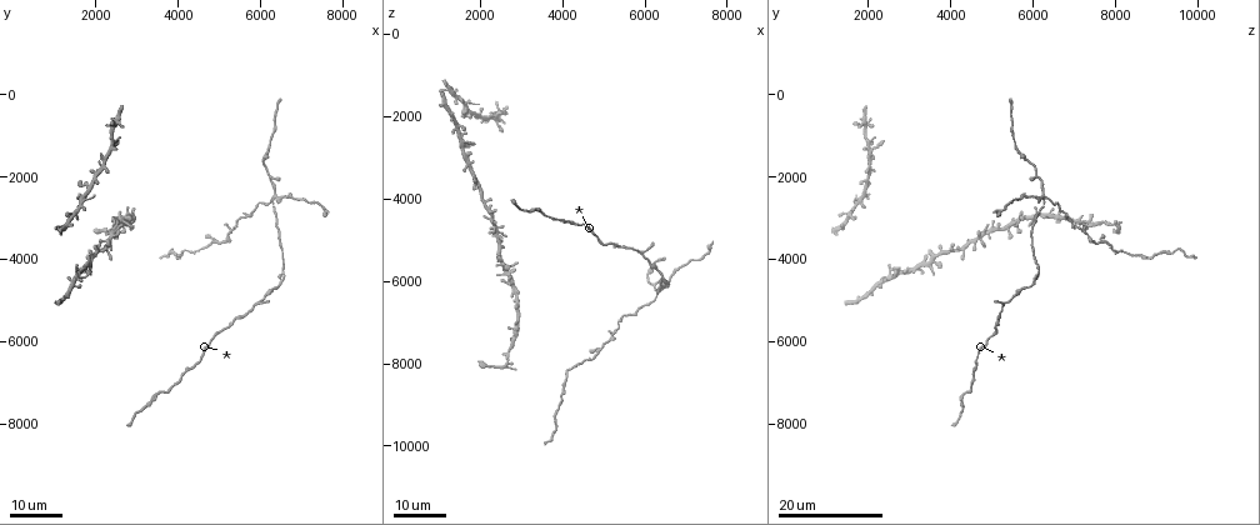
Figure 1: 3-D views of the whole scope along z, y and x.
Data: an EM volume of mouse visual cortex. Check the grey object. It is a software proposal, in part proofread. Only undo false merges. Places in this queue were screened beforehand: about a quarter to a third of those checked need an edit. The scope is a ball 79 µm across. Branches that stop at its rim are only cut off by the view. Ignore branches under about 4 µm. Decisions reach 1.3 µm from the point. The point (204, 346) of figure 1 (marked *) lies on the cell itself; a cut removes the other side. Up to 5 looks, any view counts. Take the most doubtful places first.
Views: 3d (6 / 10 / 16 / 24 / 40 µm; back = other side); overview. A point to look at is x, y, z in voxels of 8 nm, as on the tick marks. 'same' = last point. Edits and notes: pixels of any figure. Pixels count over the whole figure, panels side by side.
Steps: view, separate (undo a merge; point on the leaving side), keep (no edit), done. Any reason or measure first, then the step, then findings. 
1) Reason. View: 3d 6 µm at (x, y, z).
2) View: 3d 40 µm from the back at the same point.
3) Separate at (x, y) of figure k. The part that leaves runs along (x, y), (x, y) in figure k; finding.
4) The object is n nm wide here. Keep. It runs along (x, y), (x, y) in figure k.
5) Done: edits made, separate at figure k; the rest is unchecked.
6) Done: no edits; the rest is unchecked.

Four or more arms meet. View: 3d 16 µm at (6250, 2500, 6350).

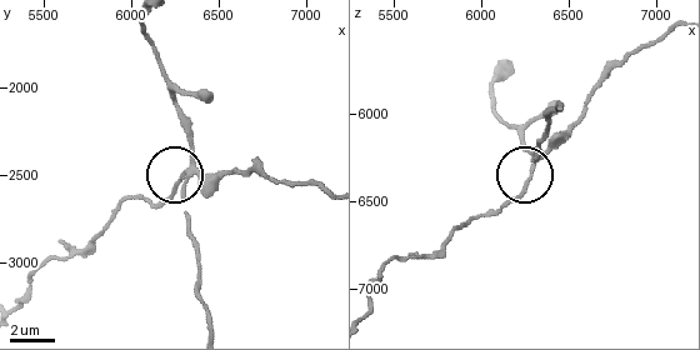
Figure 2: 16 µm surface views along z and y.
View: 3d 6 µm at (6280, 2520, 6320).

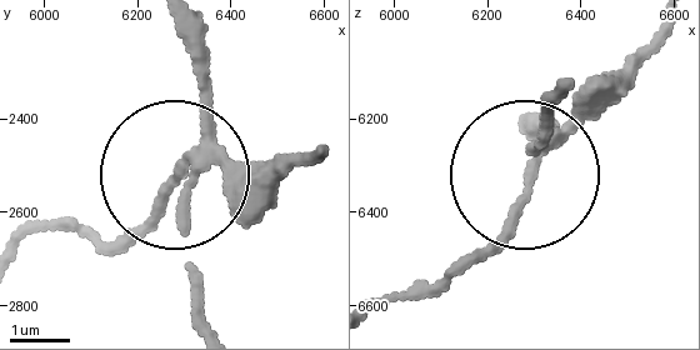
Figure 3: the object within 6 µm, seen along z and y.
The object is 180 nm wide here. Separate at (260, 184) of figure 3. A second cell is stuck on.

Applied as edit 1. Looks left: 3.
See it whole again. View: overview.

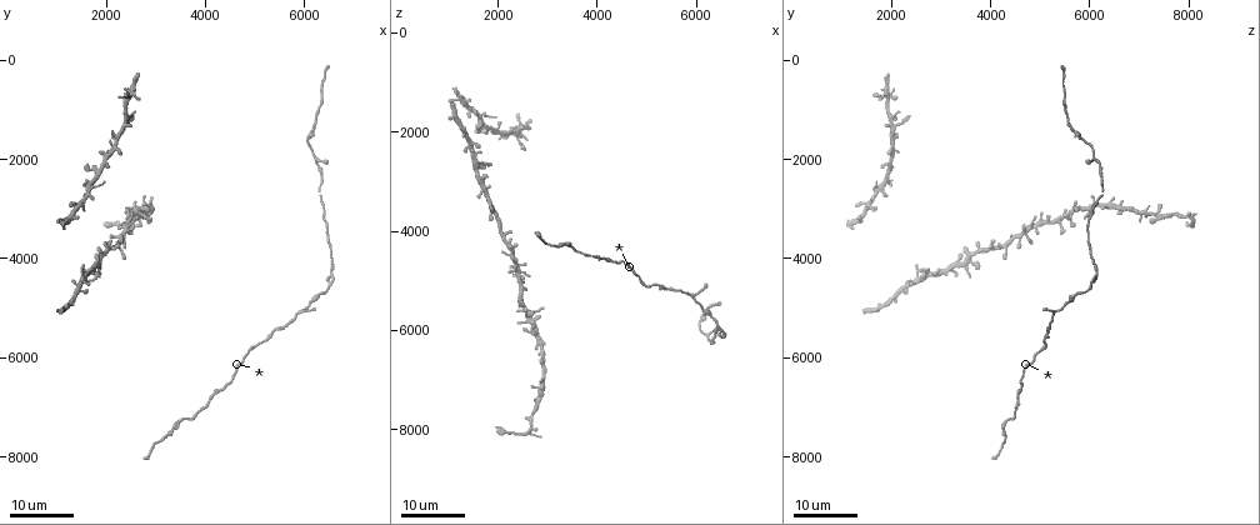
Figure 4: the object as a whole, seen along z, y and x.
Three arms meet. View: 3d 24 µm at (1450, 2950, 1550).

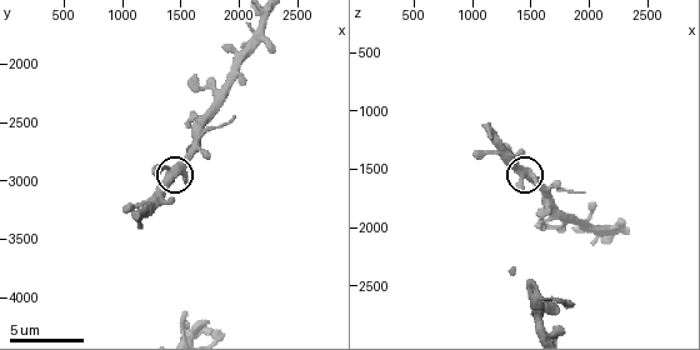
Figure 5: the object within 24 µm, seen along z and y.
View: 3d 6 µm at (1400, 3000, 1580).

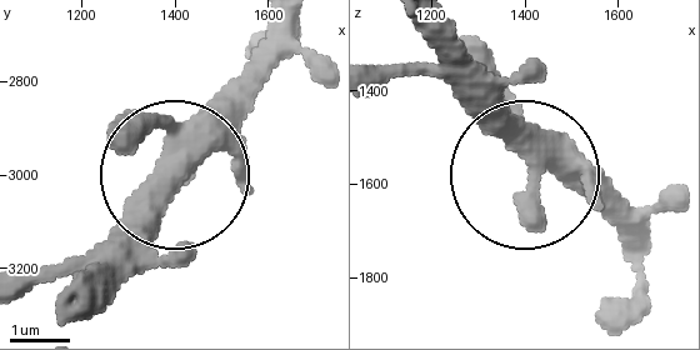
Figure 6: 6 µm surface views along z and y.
3 arms meet here. Keep. One cell here.

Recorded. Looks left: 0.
Done: edits made, separate at figure 3; the rest is unchecked.

